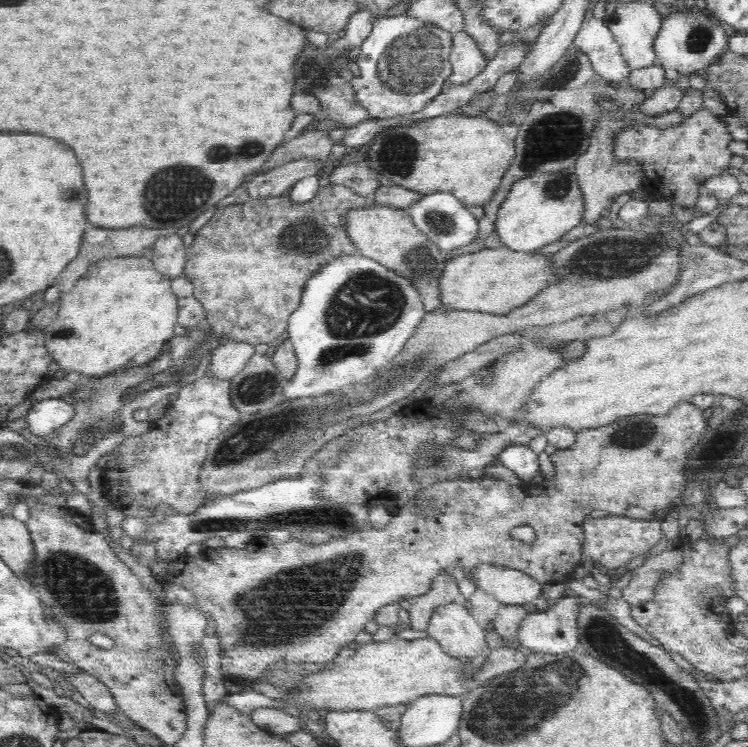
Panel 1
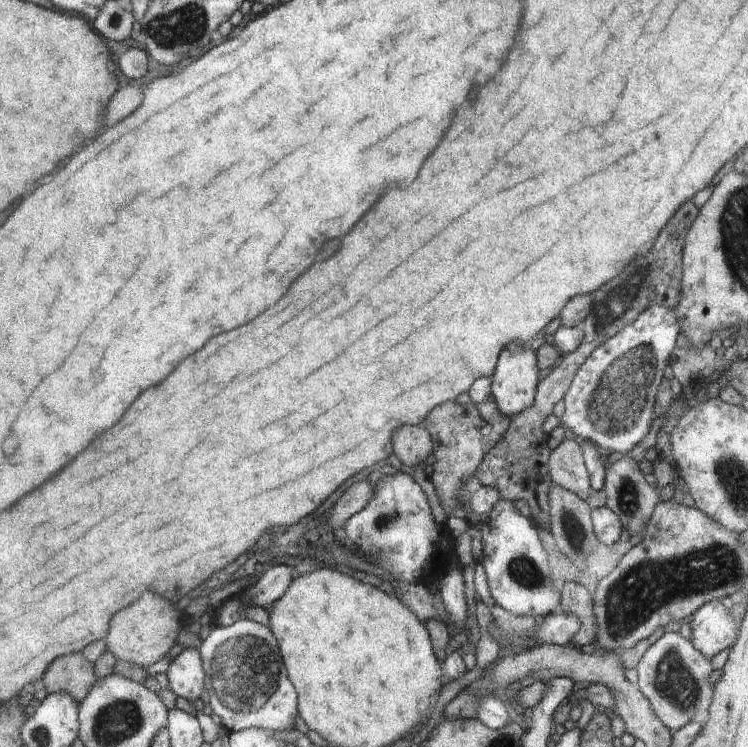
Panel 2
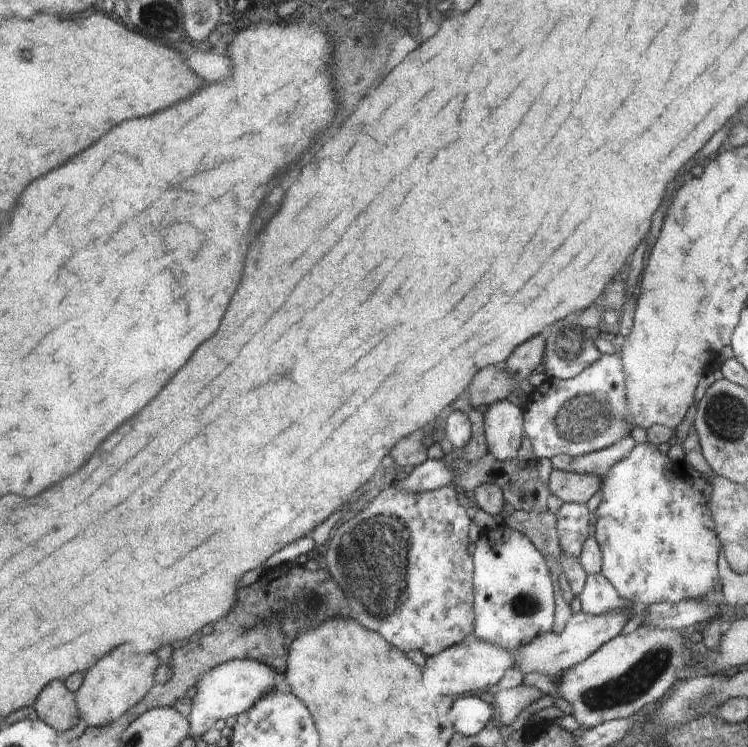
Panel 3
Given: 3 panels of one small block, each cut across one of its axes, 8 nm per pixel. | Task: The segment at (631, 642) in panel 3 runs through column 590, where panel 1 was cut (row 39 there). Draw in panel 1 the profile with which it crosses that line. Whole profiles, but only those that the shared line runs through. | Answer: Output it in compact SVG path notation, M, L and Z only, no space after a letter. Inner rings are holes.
M700 6L689 11L663 9L662 25L654 42L658 63L664 69L674 69L682 75L701 72L721 56L722 50L728 50L728 33L720 19L707 14Z

